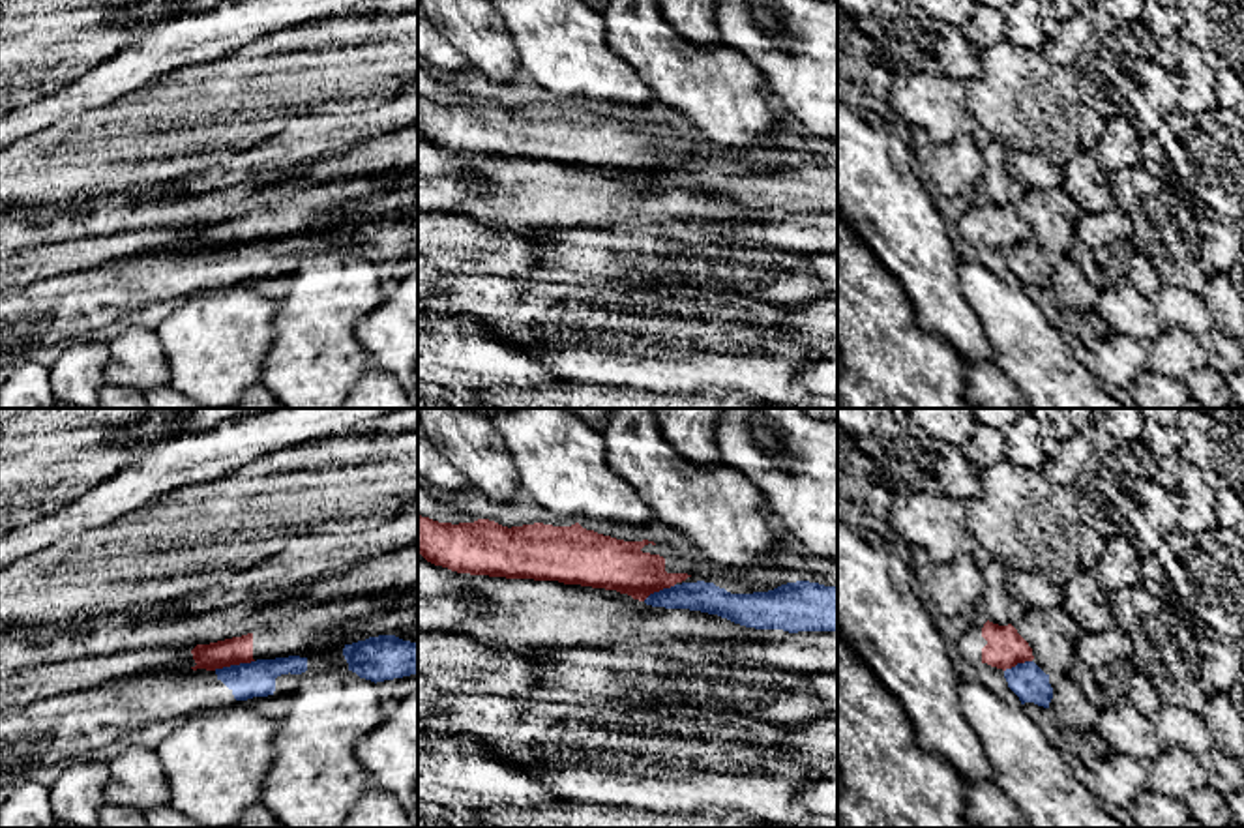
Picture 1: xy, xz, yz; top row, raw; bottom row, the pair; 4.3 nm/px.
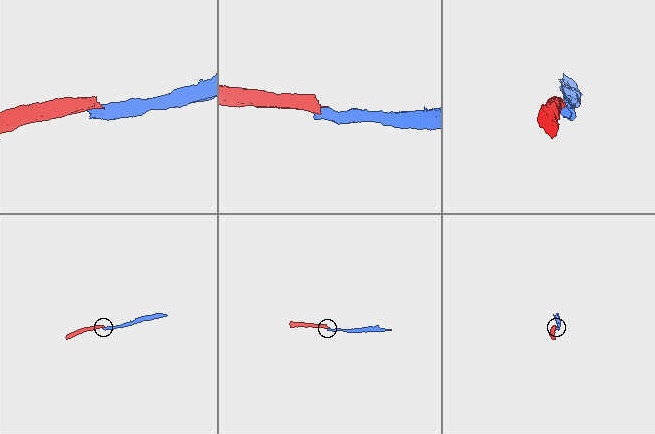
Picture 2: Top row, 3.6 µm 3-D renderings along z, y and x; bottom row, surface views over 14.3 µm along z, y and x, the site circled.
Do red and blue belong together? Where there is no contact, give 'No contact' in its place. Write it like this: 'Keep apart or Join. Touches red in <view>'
Keep apart. Touches red in xy

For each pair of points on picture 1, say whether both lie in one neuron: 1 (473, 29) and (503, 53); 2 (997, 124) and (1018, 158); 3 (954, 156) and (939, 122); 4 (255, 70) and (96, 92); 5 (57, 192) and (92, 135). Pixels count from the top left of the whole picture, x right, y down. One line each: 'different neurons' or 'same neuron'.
1: same neuron
2: different neurons
3: different neurons
4: different neurons
5: same neuron

